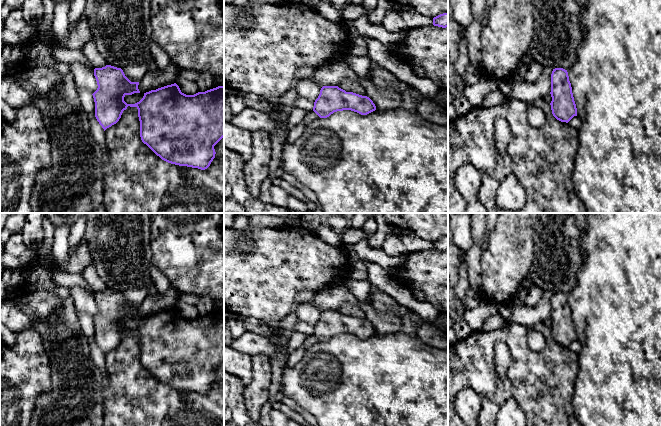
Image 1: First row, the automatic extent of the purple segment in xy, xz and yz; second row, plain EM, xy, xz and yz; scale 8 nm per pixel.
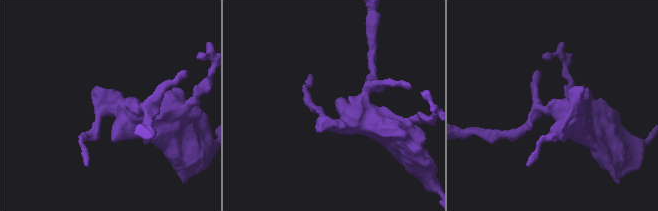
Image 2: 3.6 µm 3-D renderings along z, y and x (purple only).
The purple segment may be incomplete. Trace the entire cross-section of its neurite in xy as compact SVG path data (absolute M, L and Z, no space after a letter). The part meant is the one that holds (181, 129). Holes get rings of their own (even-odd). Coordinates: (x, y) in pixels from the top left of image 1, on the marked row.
M111 65L95 68L94 76L98 85L97 90L92 94L95 102L95 117L104 131L119 121L123 111L128 106L136 107L140 121L141 140L162 160L171 164L201 170L205 170L210 166L216 154L214 146L224 137L224 86L218 86L194 95L186 95L174 83L144 93L143 98L135 104L127 104L124 101L126 95L140 93L138 89L139 82L131 82L121 68Z

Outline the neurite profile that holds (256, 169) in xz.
M265 130L252 131L252 157L244 165L244 180L253 197L259 198L262 182L271 170L272 138Z

